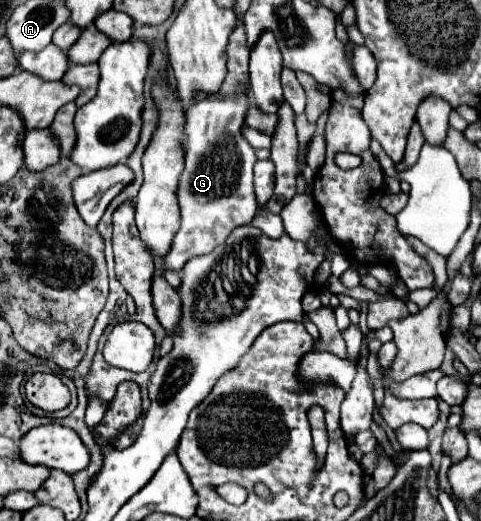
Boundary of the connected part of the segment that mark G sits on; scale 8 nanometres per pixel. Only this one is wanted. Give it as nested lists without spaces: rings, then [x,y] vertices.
[[[240,92],[230,98],[198,100],[186,108],[186,168],[178,186],[182,222],[166,254],[164,270],[182,270],[190,258],[208,254],[214,246],[222,244],[234,228],[250,224],[256,216],[258,202],[252,184],[256,156],[254,148],[240,134],[248,106],[248,94]]]

